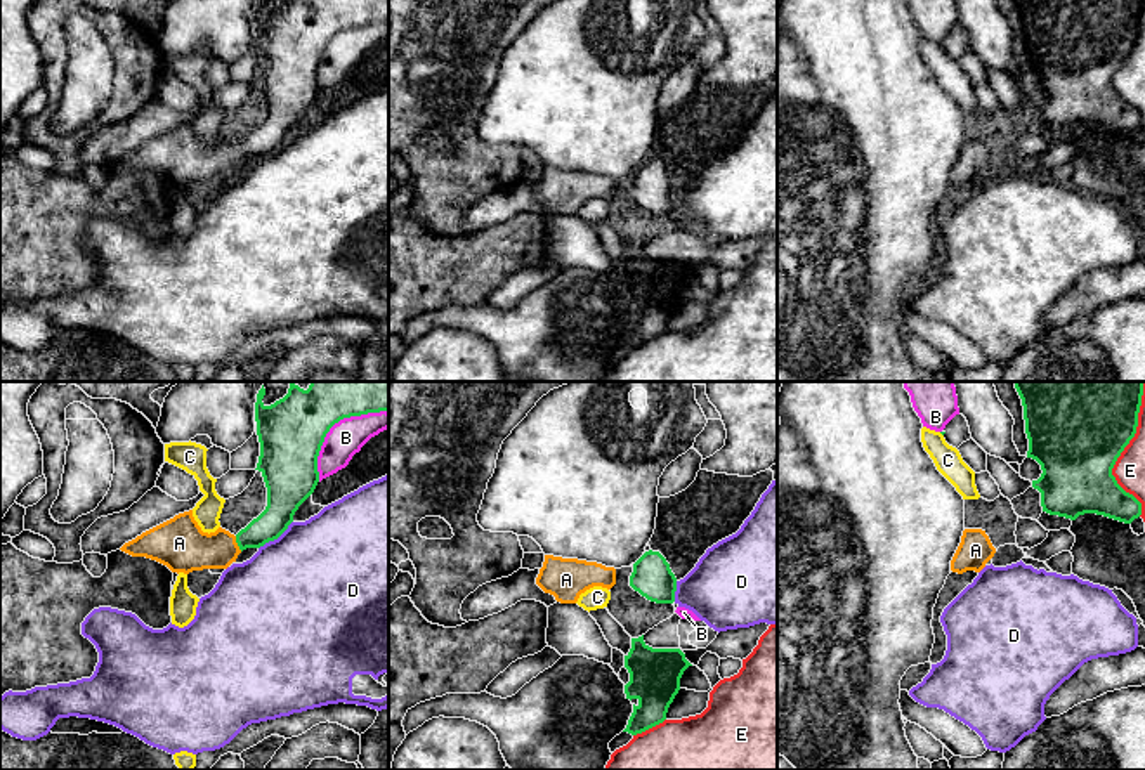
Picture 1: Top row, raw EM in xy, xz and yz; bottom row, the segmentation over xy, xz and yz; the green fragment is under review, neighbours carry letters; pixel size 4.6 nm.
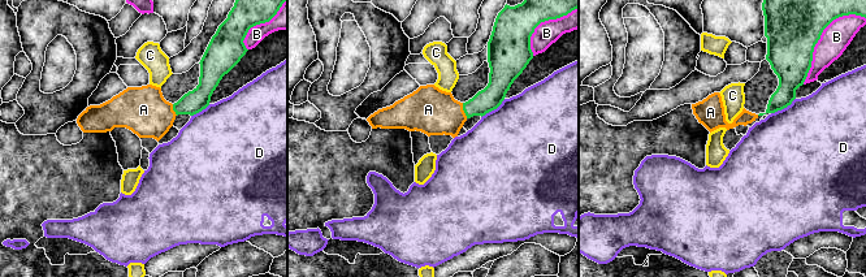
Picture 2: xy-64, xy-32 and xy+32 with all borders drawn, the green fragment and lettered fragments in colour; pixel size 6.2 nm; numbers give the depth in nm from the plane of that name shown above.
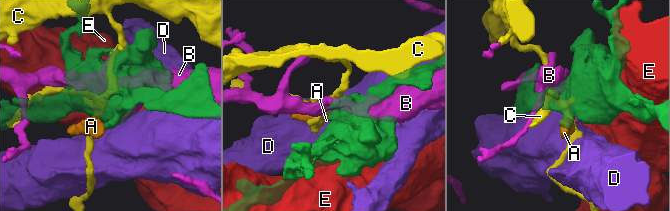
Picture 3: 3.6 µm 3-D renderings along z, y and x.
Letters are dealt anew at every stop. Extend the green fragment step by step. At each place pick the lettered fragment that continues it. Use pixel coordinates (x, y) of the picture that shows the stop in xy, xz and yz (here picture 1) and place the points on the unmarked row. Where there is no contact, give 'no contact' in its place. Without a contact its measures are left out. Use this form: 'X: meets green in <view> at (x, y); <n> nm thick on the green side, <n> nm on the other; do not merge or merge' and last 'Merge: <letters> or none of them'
A: meets green in xy at (236, 153); 140 nm thick on the green side, 240 nm on the other; merge
B: meets green in xy at (332, 37); 300 nm thick on the green side, 160 nm on the other; do not merge
C: no contact; do not merge
D: meets green in xy at (276, 150); 200 nm thick on the green side, 500 nm on the other; do not merge
E: meets green in yz at (1121, 63); 440 nm thick on the green side, 140 nm on the other; do not merge
Merge: A

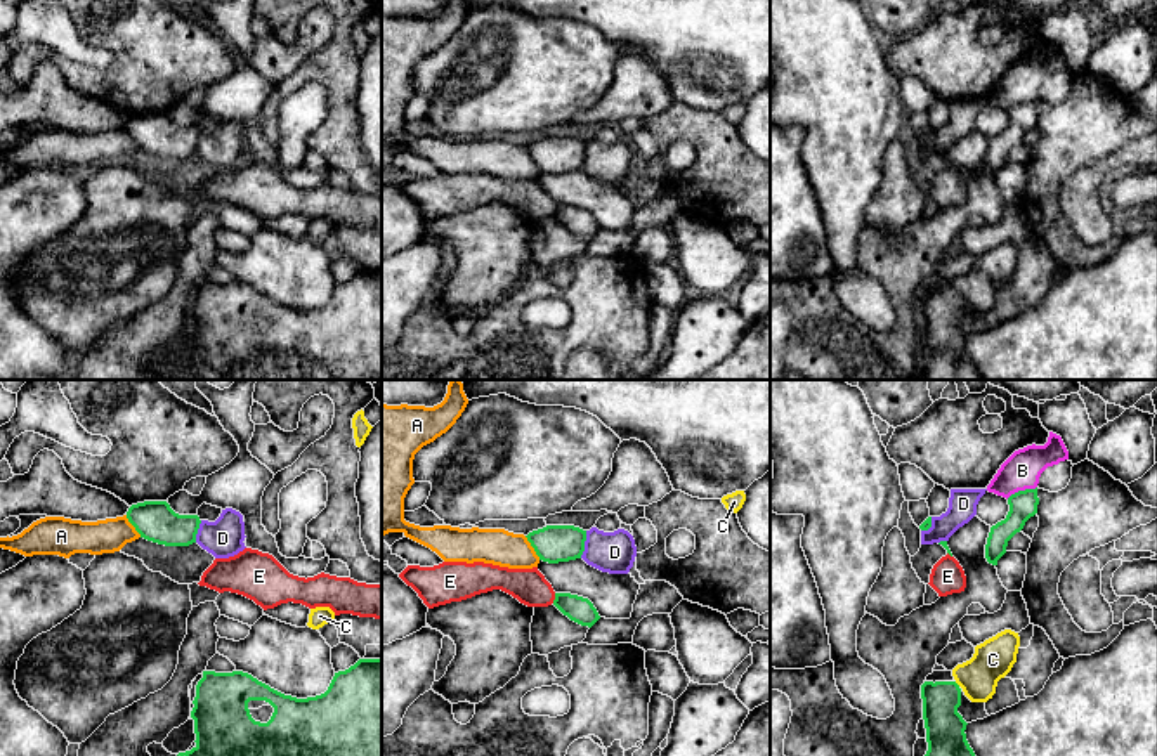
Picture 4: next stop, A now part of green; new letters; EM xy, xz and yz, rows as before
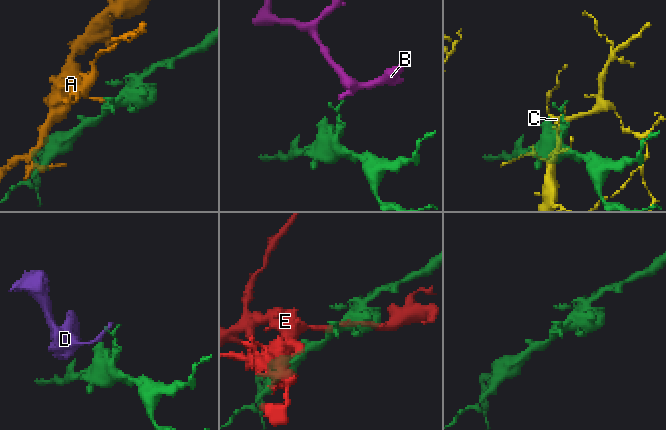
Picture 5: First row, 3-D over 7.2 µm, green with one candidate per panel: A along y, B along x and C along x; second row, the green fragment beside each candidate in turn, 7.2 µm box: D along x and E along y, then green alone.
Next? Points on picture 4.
A: meets green in xz at (533, 158); 180 nm thick on the green side, 170 nm on the other; do not merge
B: meets green in yz at (1020, 103); 130 nm thick on the green side, 170 nm on the other; do not merge
C: meets green in yz at (956, 295); 180 nm thick on the green side, 190 nm on the other; do not merge
D: meets green in xz at (583, 156); 180 nm thick on the green side, 190 nm on the other; do not merge
E: meets green in xz at (555, 210); 120 nm thick on the green side, 160 nm on the other; do not merge
Merge: none of them

